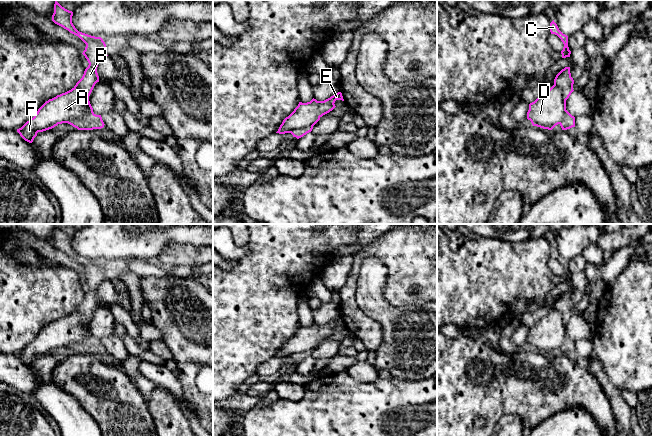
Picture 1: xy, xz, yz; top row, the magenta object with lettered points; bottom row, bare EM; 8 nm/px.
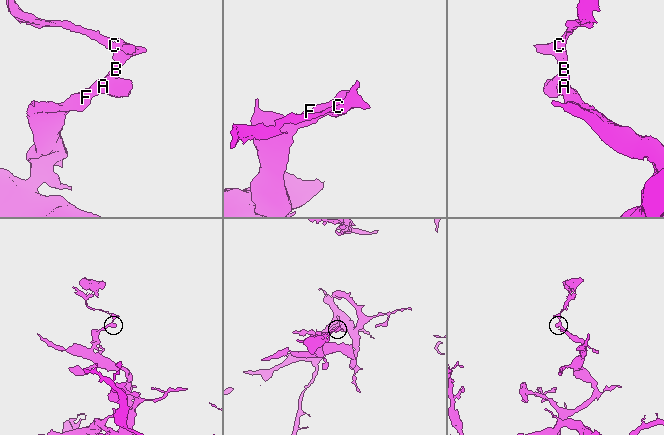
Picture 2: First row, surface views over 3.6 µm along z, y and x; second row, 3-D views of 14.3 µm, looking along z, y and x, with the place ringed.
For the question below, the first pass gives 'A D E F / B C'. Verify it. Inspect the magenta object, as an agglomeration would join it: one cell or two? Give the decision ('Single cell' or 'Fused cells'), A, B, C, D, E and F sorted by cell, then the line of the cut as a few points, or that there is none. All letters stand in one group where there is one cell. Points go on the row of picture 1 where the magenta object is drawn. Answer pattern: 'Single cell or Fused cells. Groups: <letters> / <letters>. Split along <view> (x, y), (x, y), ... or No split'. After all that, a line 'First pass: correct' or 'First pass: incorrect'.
Fused cells. Groups: A D E F / B C. Split along xy (94, 114), (84, 118), (72, 118), (68, 123)
First pass: correct

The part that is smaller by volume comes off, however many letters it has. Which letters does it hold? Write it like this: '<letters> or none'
B, C

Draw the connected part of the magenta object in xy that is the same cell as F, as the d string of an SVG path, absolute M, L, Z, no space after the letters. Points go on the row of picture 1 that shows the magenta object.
M74 87L46 101L17 132L25 141L32 143L38 132L69 123L72 119L85 119L92 115L94 112L89 98L85 98L83 92Z

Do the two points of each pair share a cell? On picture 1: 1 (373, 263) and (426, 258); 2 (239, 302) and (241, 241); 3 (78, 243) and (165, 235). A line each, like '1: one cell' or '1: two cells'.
1: two cells
2: two cells
3: one cell

